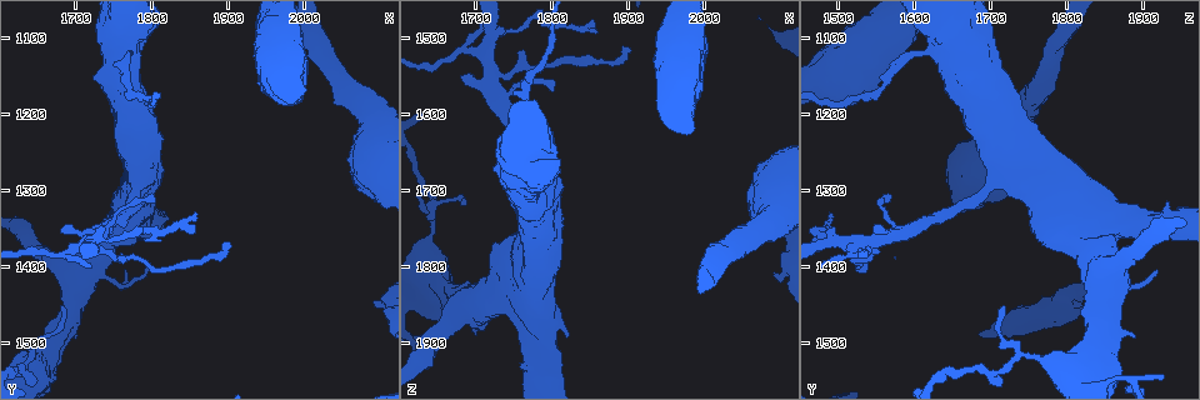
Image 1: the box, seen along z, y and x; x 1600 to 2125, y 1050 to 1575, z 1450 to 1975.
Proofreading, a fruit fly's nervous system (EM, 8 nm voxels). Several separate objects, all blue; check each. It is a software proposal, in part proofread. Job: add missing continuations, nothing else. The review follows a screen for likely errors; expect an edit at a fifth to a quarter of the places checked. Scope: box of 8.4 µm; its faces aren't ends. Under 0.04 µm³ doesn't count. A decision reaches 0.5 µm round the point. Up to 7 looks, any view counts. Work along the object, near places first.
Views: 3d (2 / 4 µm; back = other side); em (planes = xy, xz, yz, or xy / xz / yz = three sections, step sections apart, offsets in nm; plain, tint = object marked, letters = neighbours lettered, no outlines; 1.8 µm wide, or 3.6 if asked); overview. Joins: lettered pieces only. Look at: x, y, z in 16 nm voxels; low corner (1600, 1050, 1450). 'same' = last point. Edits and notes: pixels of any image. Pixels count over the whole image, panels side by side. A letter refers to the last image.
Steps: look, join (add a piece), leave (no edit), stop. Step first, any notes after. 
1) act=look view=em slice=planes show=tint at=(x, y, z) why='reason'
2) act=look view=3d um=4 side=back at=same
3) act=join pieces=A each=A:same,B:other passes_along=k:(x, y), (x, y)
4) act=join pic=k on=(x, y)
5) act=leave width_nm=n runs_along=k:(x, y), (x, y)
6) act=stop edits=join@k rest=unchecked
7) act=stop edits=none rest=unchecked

act=look view=3d um=2 at=(1705, 1495, 1890) why='free end'

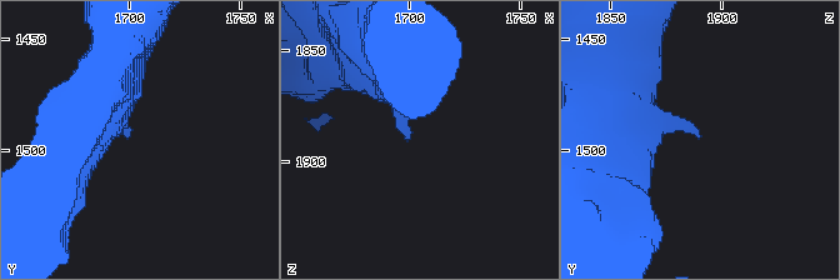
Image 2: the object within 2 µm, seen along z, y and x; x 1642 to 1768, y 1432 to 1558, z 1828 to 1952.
act=look view=em slice=yz step=8 show=letters at=(1700, 1492, 1889) why='need the tissue'

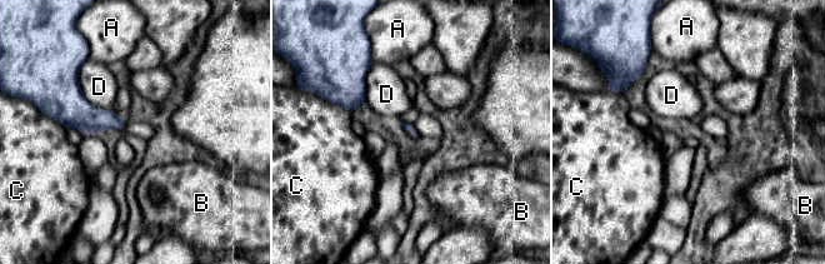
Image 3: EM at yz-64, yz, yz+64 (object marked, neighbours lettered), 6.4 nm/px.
act=leave each=A:other,B:other,C:other,D:other border=3:(86, 58), (81, 93), (113, 111) found='no lettered piece goes on from it'

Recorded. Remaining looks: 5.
act=look view=em slice=planes show=letters at=(1900, 1370, 1515) why='thin end'

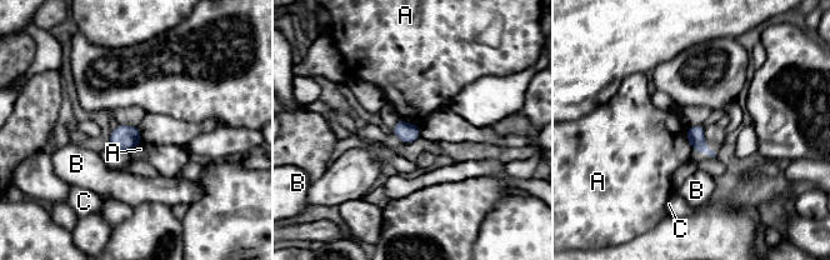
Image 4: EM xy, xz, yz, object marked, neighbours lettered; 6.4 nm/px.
act=leave longest_contact=A:160nm each=A:other,B:other,C:other border=4:(685, 130), (689, 144), (696, 151) found='none of them fits'

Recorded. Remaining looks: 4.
act=look view=3d um=4 at=(1775, 1115, 1615) why='thick turns thin'

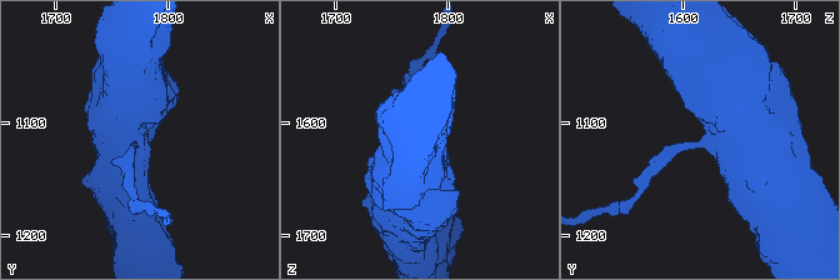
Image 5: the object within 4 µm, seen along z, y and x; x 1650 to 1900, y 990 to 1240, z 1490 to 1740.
act=look view=em um=3.6 slice=planes show=letters at=(1770, 1118, 1616) why='need the tissue'

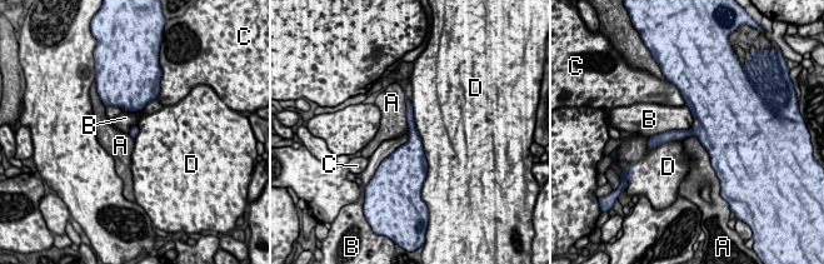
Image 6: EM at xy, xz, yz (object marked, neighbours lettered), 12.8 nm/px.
act=leave each=A:other,B:other,C:other,D:other border=6:(694, 121), (689, 129), (652, 137) found='no lettered piece goes on from it'

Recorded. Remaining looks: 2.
act=stop edits=none rest=unchecked

